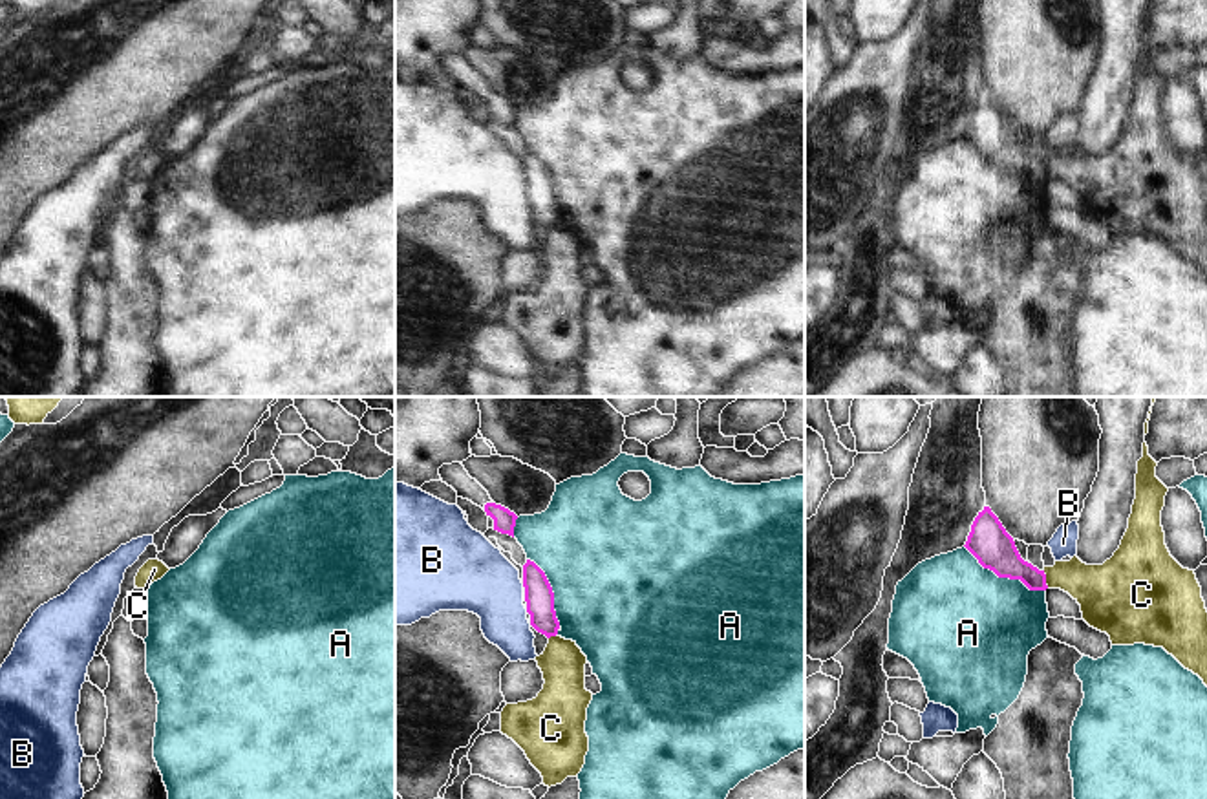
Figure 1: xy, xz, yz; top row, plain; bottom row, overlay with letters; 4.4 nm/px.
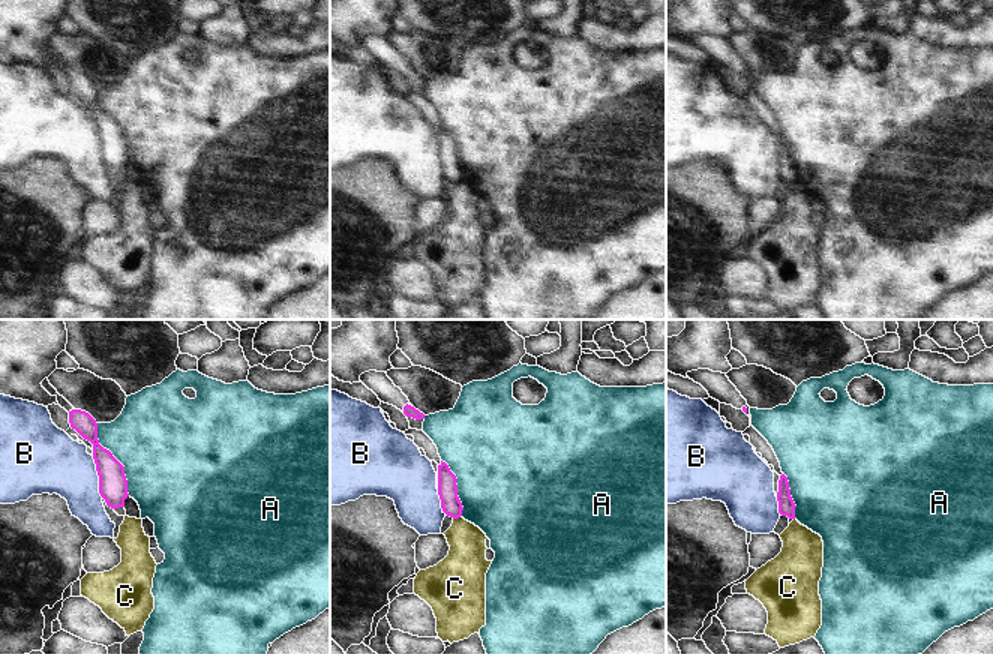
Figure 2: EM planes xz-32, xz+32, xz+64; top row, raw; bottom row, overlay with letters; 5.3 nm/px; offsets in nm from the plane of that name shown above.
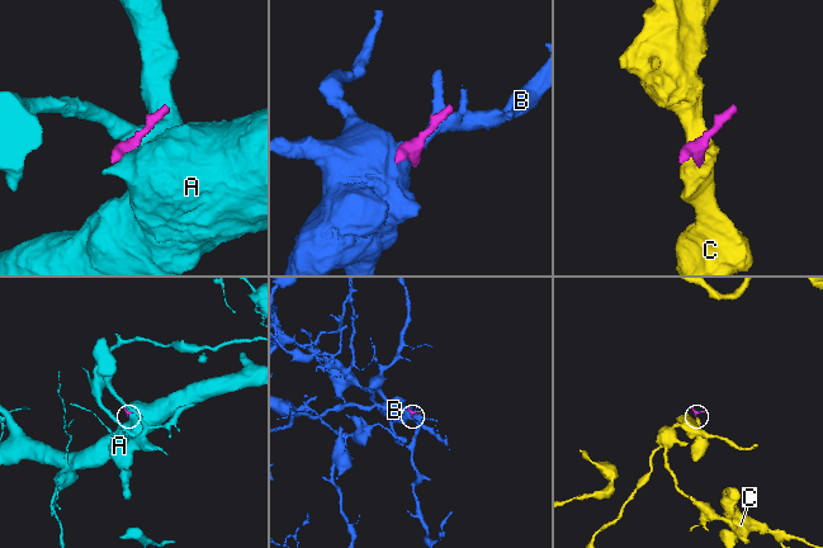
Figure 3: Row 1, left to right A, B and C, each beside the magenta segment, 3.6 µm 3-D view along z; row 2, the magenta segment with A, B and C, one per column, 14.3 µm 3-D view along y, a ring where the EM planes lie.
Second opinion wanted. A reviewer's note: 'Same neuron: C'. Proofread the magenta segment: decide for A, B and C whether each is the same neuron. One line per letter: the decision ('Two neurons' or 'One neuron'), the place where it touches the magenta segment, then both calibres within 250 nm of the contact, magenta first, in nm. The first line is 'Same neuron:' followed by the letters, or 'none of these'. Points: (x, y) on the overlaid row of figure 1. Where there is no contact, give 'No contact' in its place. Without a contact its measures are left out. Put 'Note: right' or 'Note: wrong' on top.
Note: wrong
Same neuron: none of these
A: Two neurons. Touches magenta at yz (1004, 576). Thickness 180 nm (magenta) against 480 nm
B: Two neurons. No contact
C: Two neurons. Touches magenta at yz (1045, 580). Thickness 170 nm (magenta) against 220 nm.

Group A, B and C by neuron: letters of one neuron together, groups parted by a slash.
A / B / C

